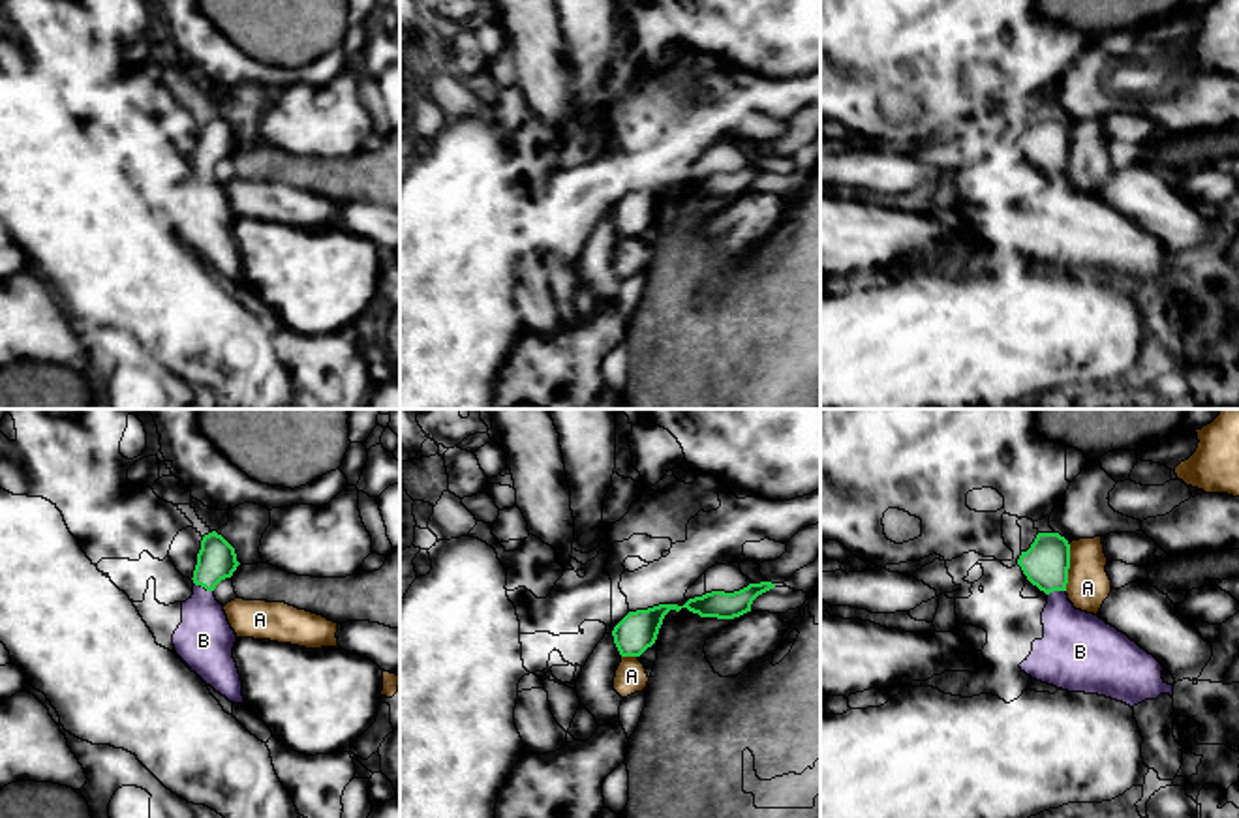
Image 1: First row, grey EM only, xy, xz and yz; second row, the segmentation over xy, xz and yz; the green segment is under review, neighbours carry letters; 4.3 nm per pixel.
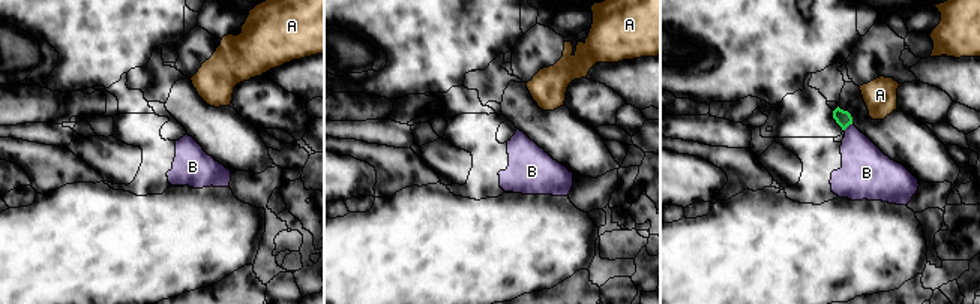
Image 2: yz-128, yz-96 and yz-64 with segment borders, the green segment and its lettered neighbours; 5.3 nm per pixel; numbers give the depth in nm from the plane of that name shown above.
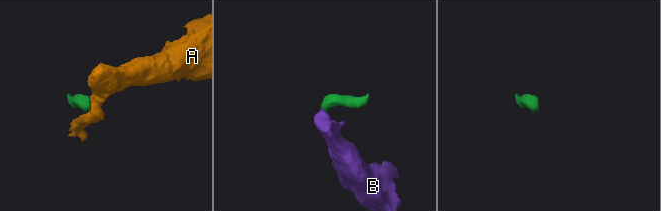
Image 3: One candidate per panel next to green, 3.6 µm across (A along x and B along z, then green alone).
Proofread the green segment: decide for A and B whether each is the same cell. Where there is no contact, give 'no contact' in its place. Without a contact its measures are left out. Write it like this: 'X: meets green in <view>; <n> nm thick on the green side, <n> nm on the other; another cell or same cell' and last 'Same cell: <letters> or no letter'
A: meets green in yz; 200 nm thick on the green side, 180 nm on the other; another cell
B: meets green in xy; 170 nm thick on the green side, 240 nm on the other; same cell
Same cell: B

